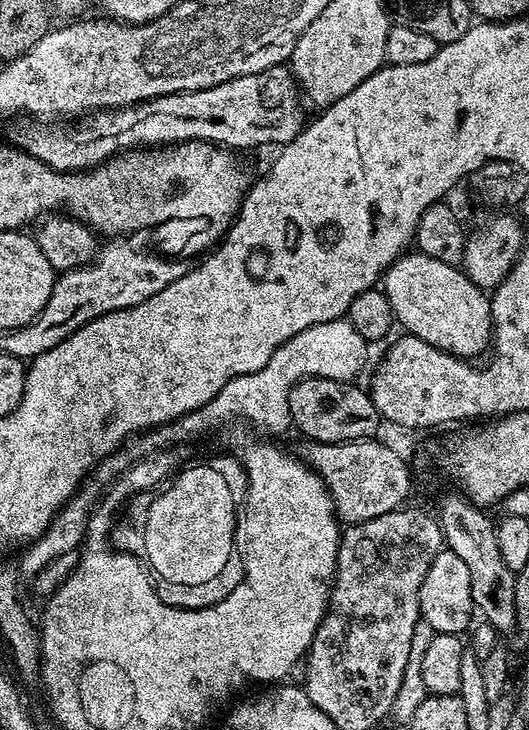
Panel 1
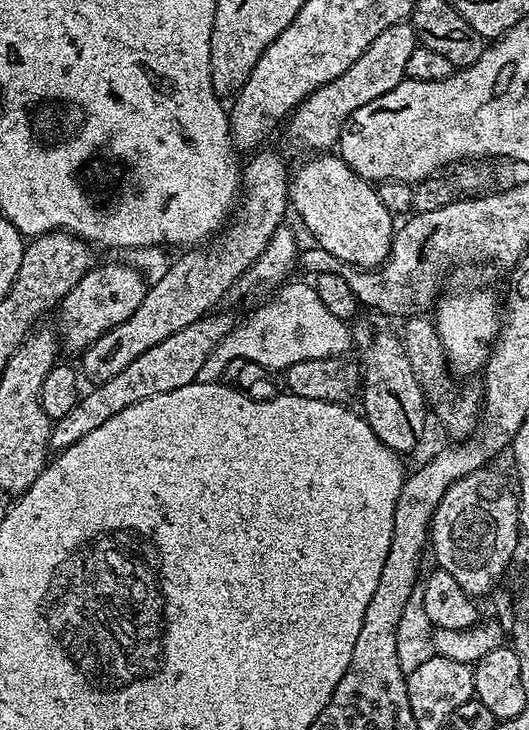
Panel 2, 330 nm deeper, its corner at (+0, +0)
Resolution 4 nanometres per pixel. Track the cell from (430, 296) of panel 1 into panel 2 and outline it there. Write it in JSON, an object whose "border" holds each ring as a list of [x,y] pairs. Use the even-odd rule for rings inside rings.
{"border":[[[316,154],[300,169],[291,173],[288,182],[288,199],[293,213],[300,215],[304,228],[313,236],[315,247],[334,254],[342,262],[352,263],[363,268],[378,268],[390,254],[390,246],[394,235],[394,217],[382,206],[375,187],[363,180],[339,154]]]}

